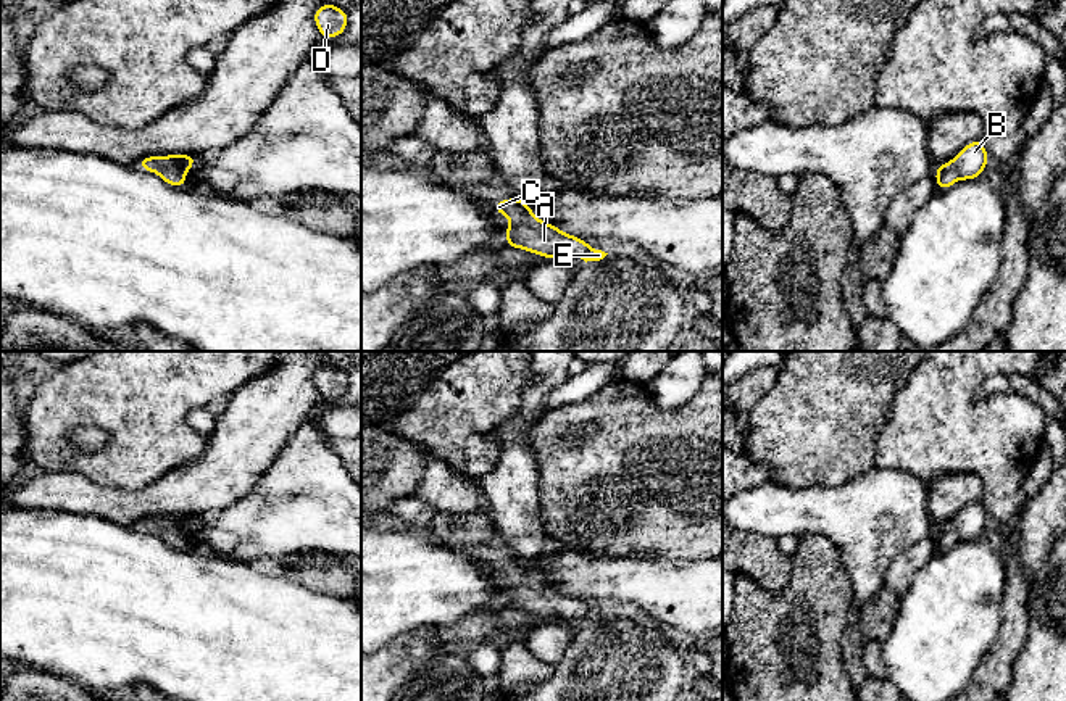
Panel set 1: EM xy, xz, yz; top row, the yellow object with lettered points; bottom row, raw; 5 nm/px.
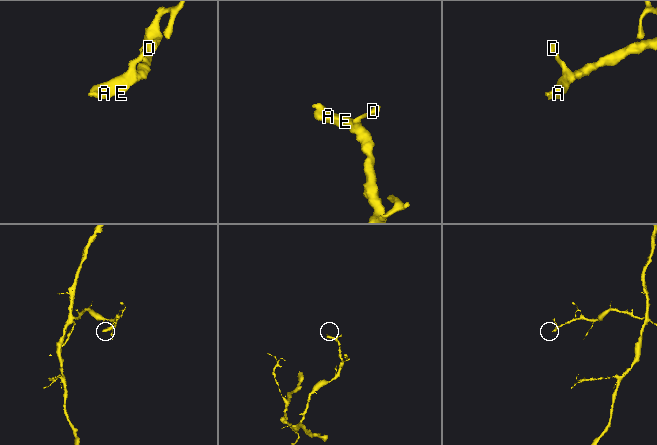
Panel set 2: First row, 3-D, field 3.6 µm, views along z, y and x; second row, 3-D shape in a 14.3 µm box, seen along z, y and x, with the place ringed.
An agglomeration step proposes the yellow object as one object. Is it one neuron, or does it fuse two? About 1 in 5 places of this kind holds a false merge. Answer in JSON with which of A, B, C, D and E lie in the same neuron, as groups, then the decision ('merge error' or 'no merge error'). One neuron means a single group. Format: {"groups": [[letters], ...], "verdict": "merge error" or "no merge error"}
{"groups": [["A", "B", "C", "D", "E"]], "verdict": "no merge error"}

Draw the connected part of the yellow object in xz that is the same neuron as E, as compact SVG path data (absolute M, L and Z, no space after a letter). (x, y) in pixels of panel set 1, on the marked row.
M518 198L500 200L492 203L493 211L505 214L511 224L505 229L505 237L511 248L521 248L548 259L582 258L587 261L600 261L608 253L593 250L585 240L564 234L547 221L539 221L532 208Z

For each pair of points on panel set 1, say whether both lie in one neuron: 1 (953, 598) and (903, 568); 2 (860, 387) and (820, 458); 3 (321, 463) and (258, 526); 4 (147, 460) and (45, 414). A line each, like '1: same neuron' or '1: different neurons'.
1: different neurons
2: same neuron
3: same neuron
4: same neuron

